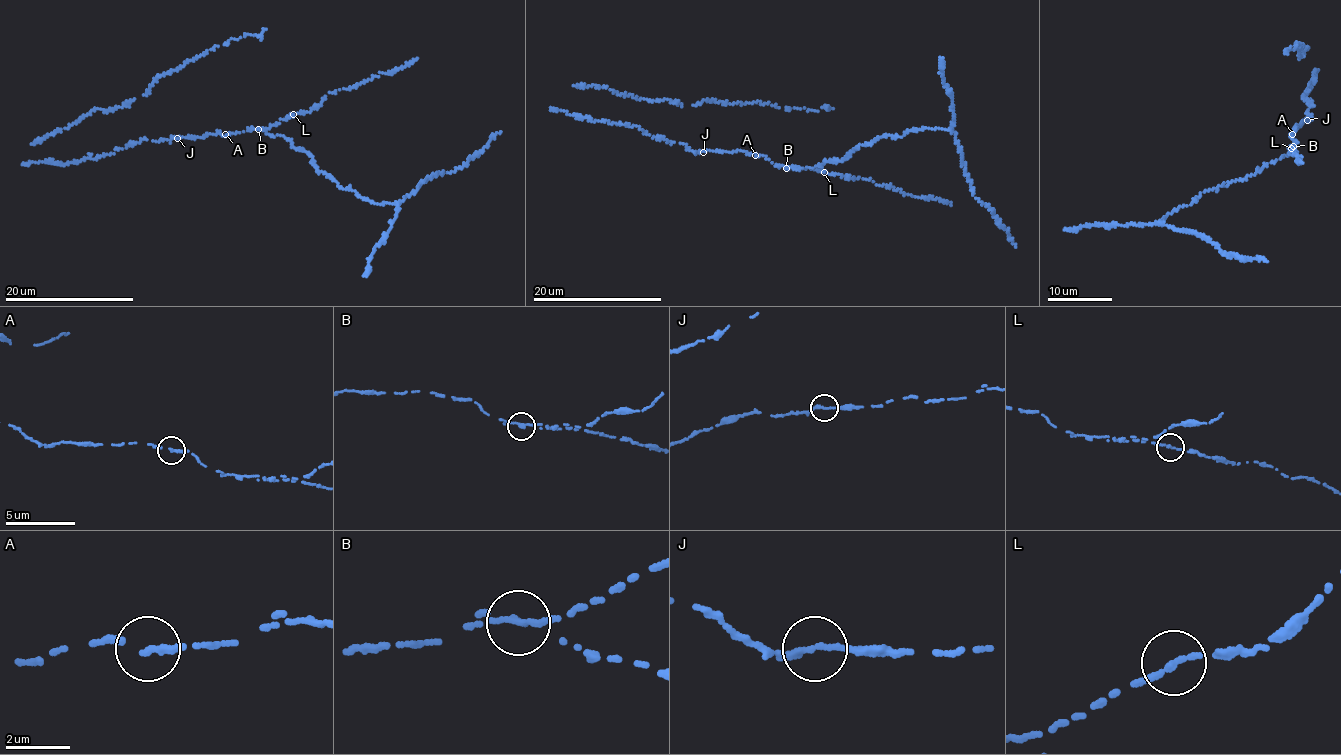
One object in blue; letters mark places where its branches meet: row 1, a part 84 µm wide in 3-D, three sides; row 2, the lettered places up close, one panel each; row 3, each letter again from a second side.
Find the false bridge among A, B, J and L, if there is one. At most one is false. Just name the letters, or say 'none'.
B

